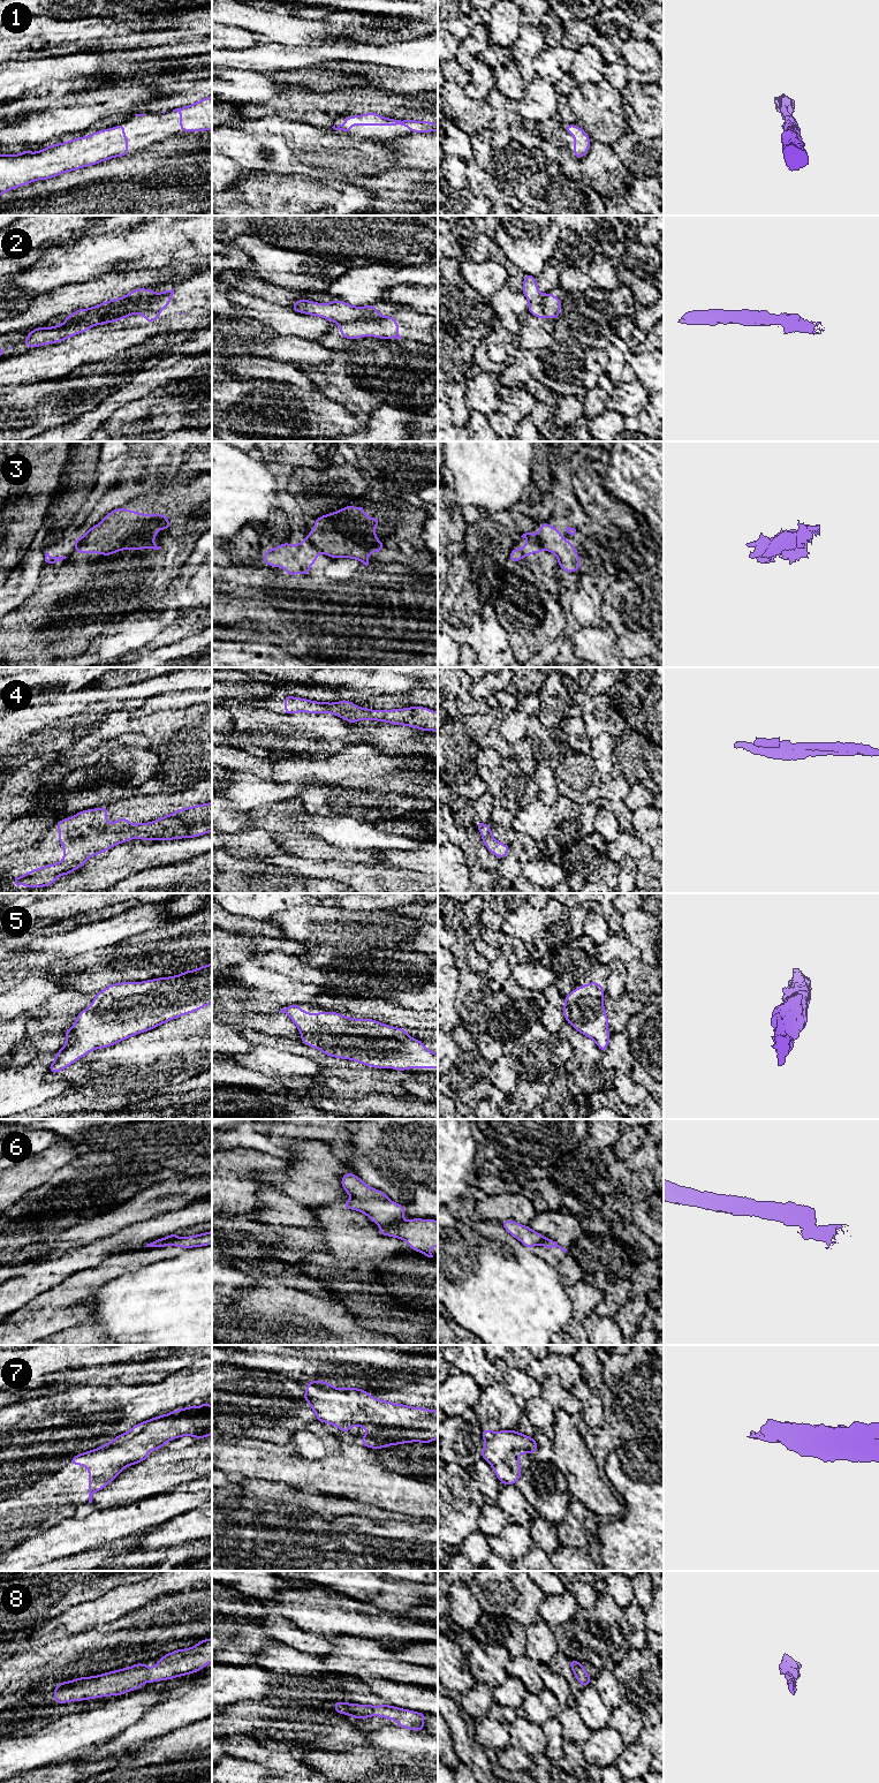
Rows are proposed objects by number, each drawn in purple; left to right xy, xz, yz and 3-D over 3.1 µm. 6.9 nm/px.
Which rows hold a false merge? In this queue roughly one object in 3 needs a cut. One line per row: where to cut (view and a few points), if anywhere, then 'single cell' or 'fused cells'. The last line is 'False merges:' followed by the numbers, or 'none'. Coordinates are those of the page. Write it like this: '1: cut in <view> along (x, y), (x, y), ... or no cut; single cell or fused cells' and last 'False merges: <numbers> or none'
1: no cut; single cell
2: cut in xz along (381, 317), (351, 319), (336, 324); fused cells
3: cut in xy along (90, 529), (75, 549); fused cells
4: no cut; single cell
5: no cut; single cell
6: cut in xz along (403, 1221), (381, 1228); fused cells
7: no cut; single cell
8: no cut; single cell
False merges: 2, 3, 6

